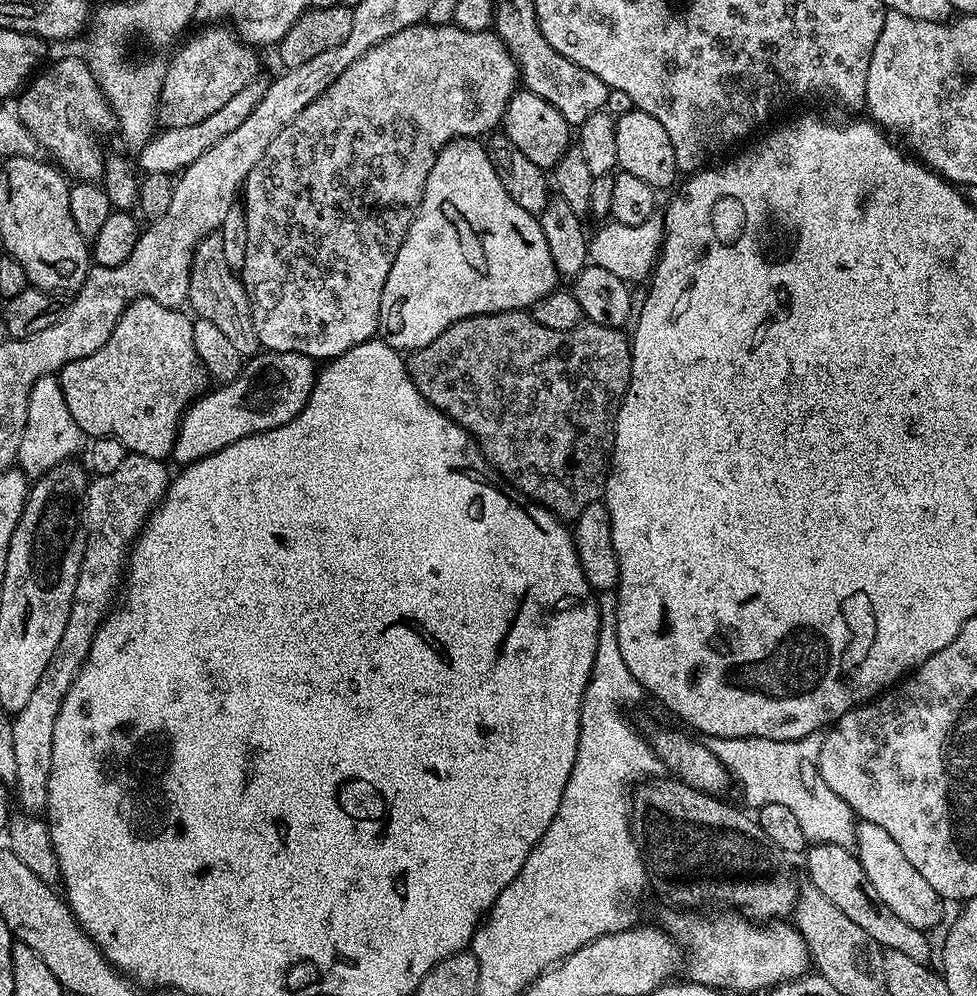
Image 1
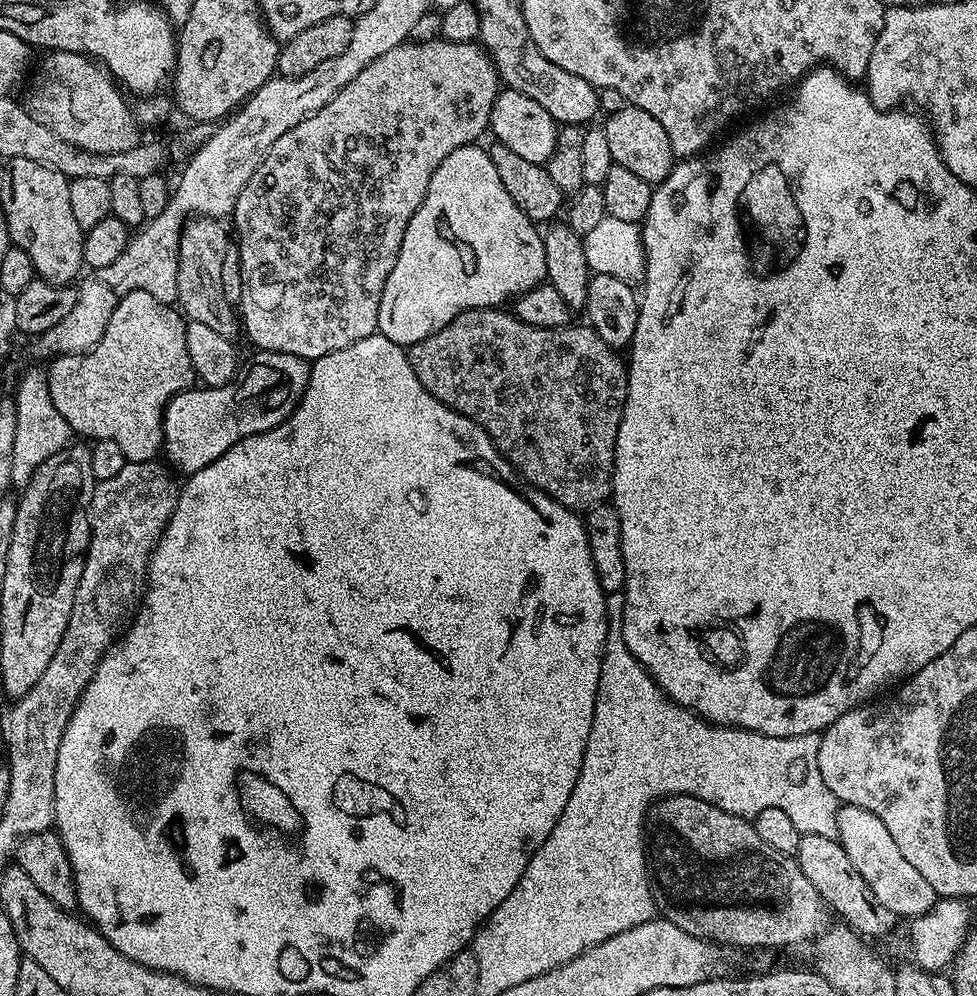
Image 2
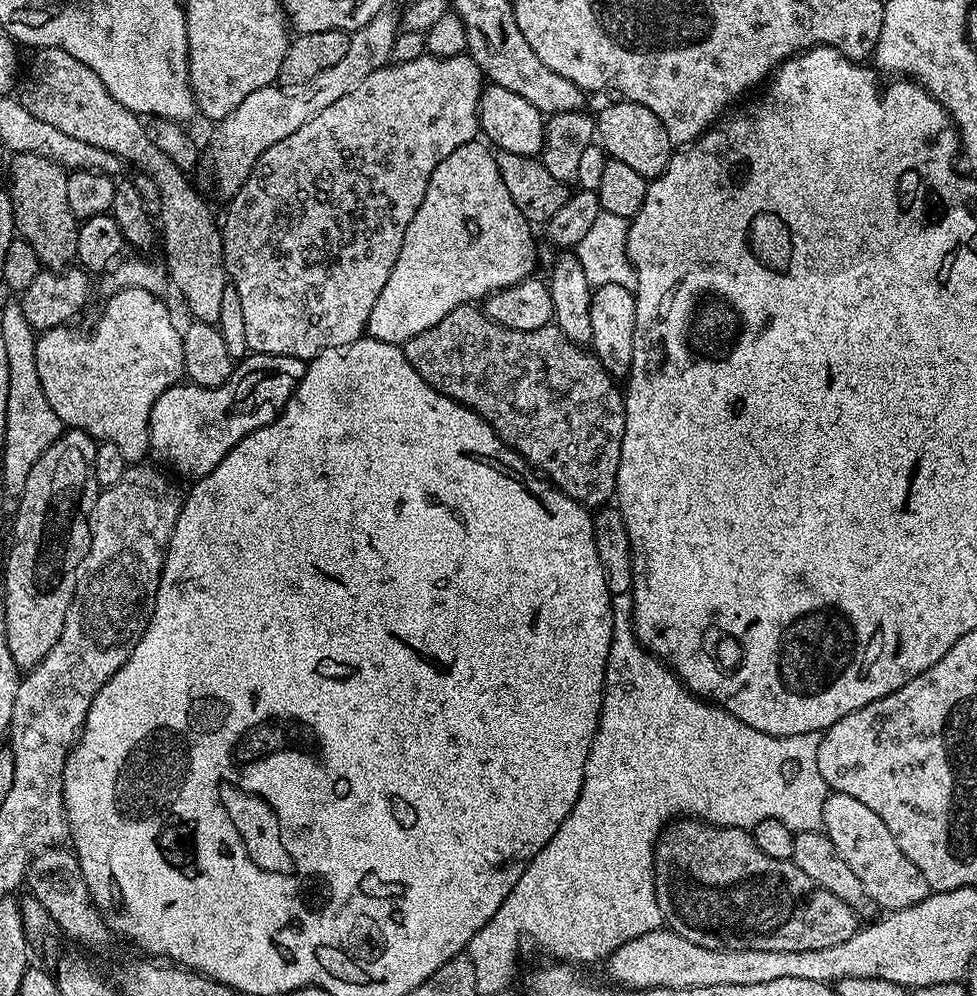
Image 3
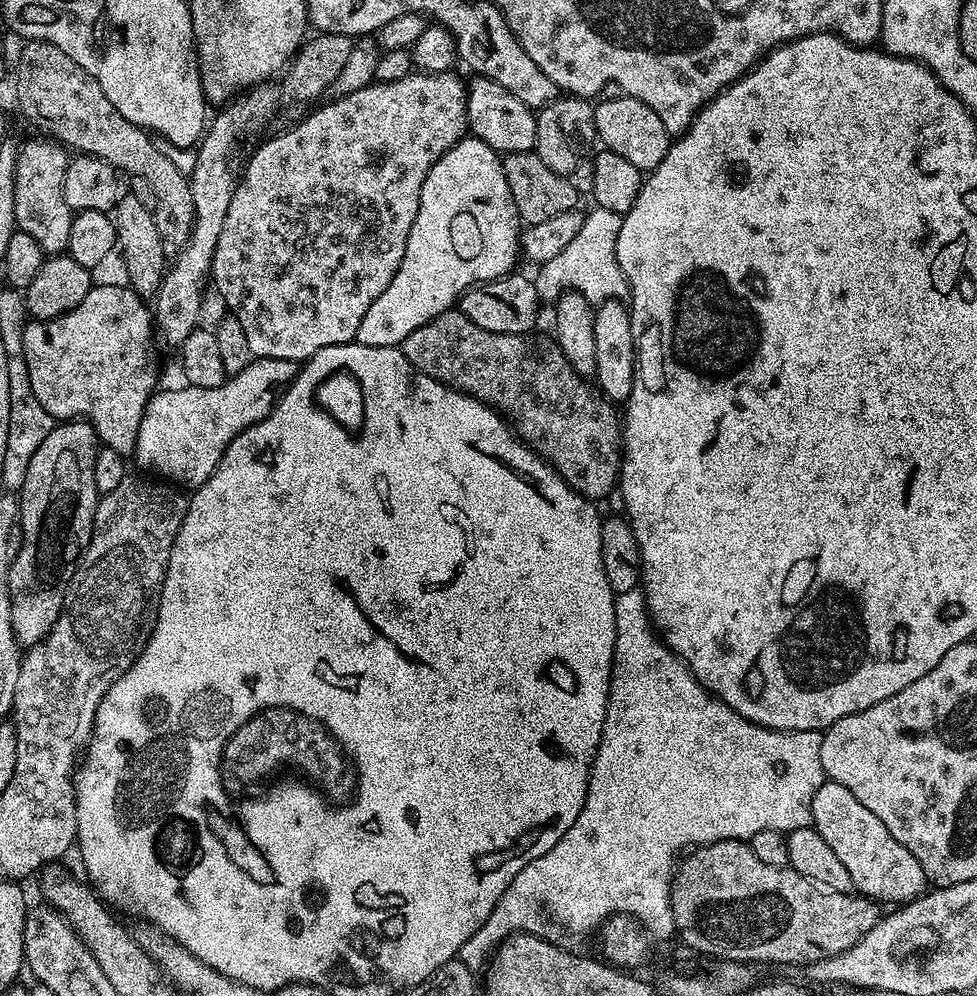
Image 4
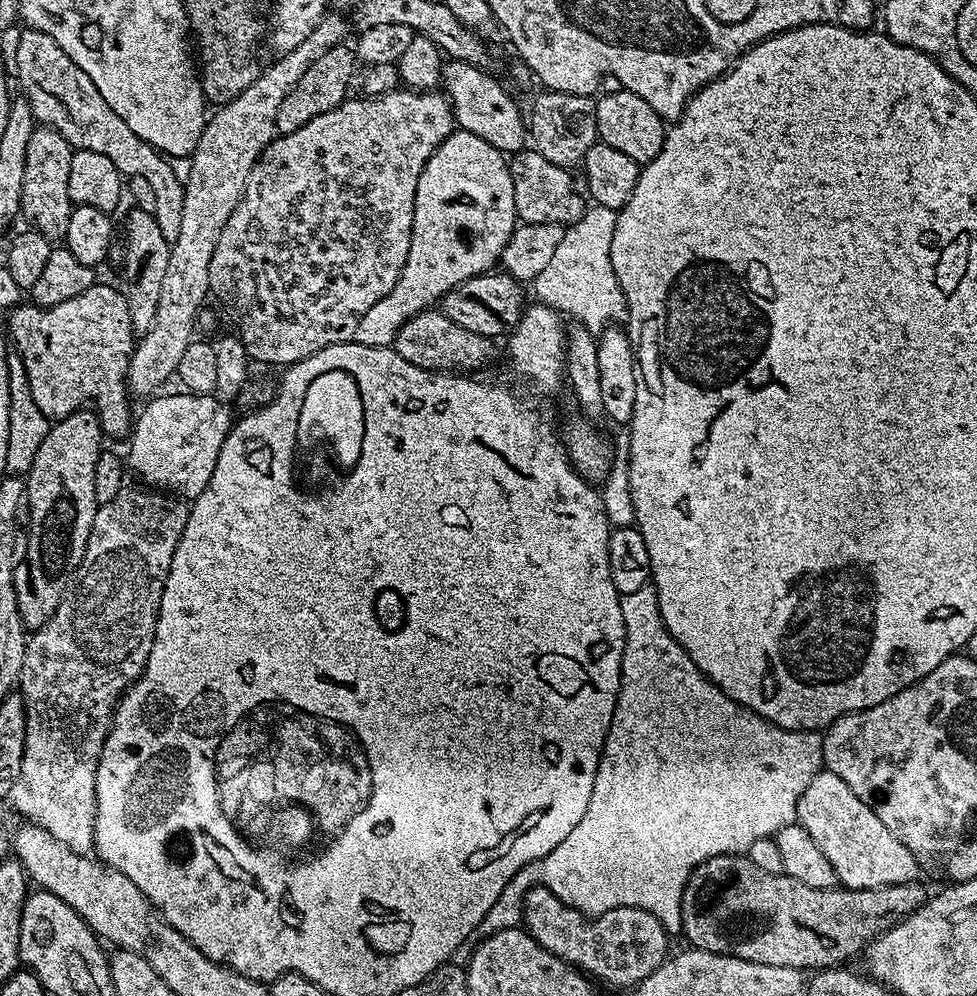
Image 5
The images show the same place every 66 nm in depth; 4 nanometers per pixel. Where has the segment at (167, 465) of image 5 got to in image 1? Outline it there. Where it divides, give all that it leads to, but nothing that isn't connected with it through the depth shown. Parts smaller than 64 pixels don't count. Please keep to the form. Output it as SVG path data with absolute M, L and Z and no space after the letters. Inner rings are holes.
M264 350L251 357L234 382L197 395L185 408L171 459L177 460L177 465L187 466L255 432L269 432L271 428L290 422L304 409L316 385L318 372L311 366L309 357L297 352Z

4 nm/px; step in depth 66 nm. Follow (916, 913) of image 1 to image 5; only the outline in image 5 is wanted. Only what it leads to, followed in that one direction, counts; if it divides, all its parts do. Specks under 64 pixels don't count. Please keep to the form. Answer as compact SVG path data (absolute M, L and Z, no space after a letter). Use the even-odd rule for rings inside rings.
M827 770L817 772L806 786L798 806L796 818L806 834L818 842L822 854L826 854L837 881L846 888L881 888L911 884L921 875L922 869L916 863L914 854L882 826L878 814L838 778L838 774Z

